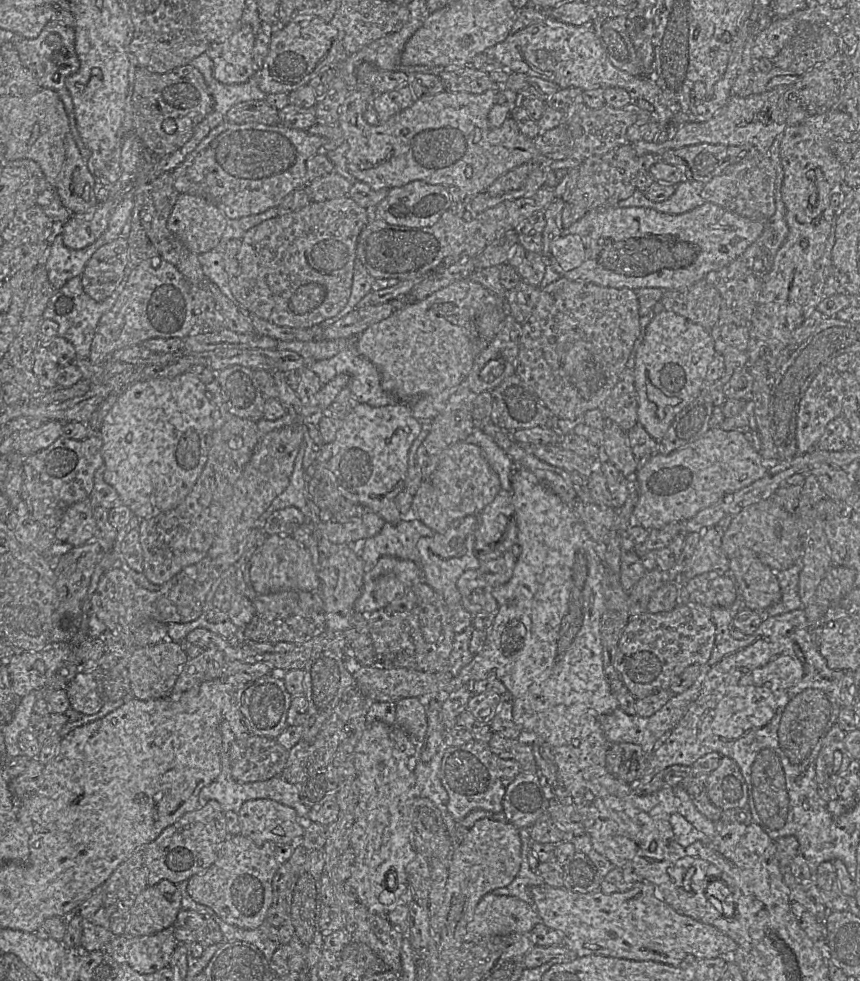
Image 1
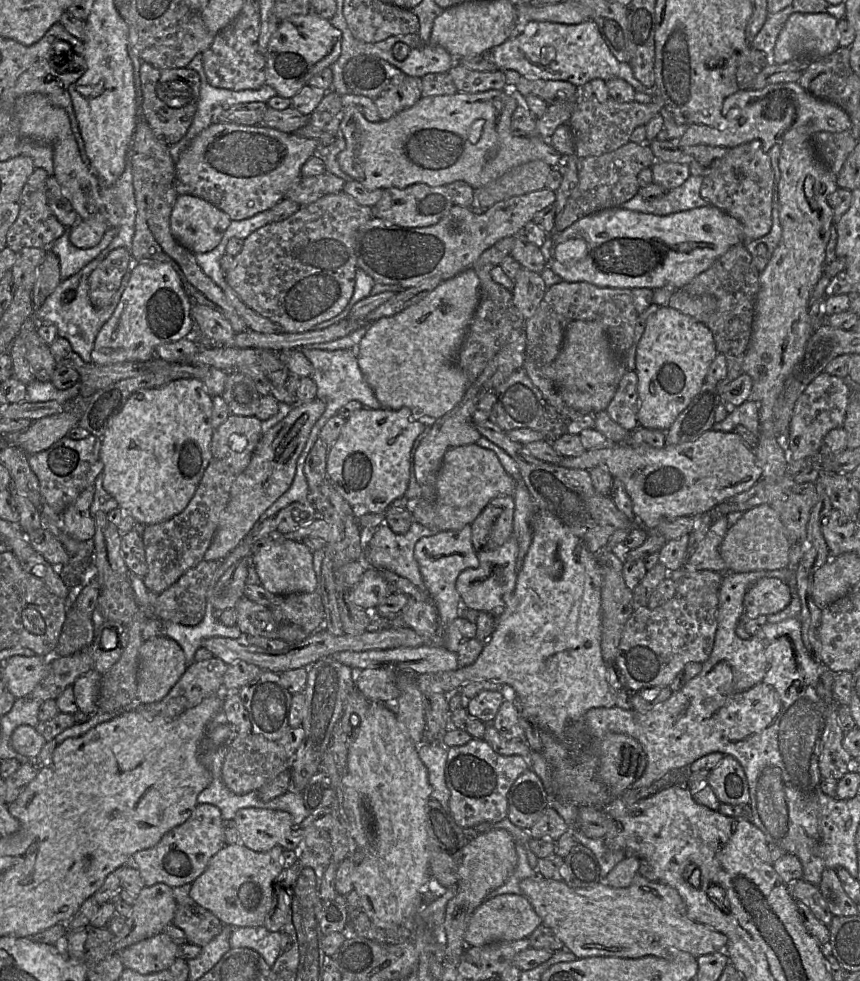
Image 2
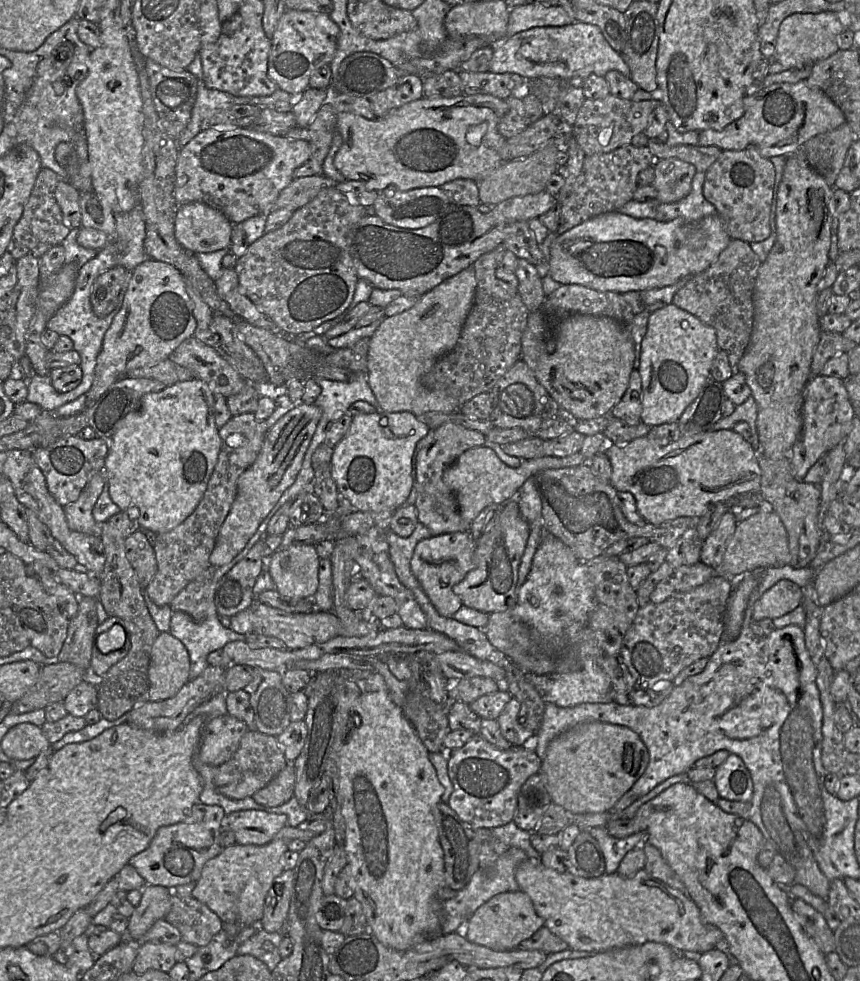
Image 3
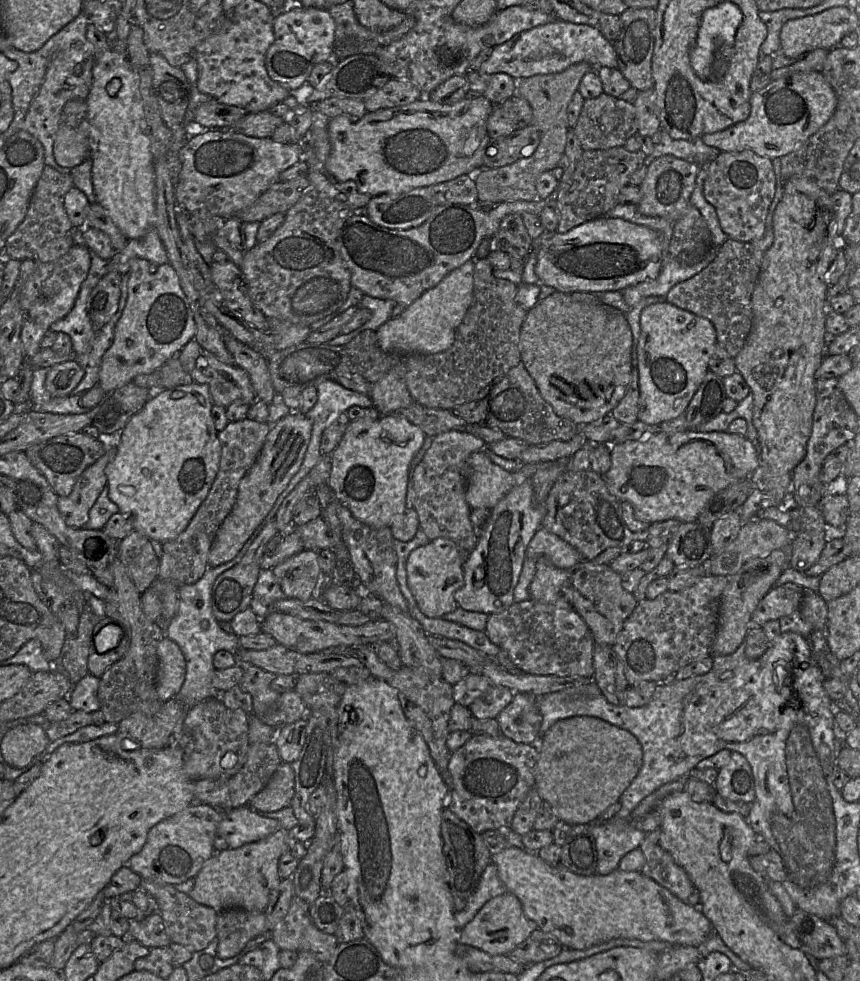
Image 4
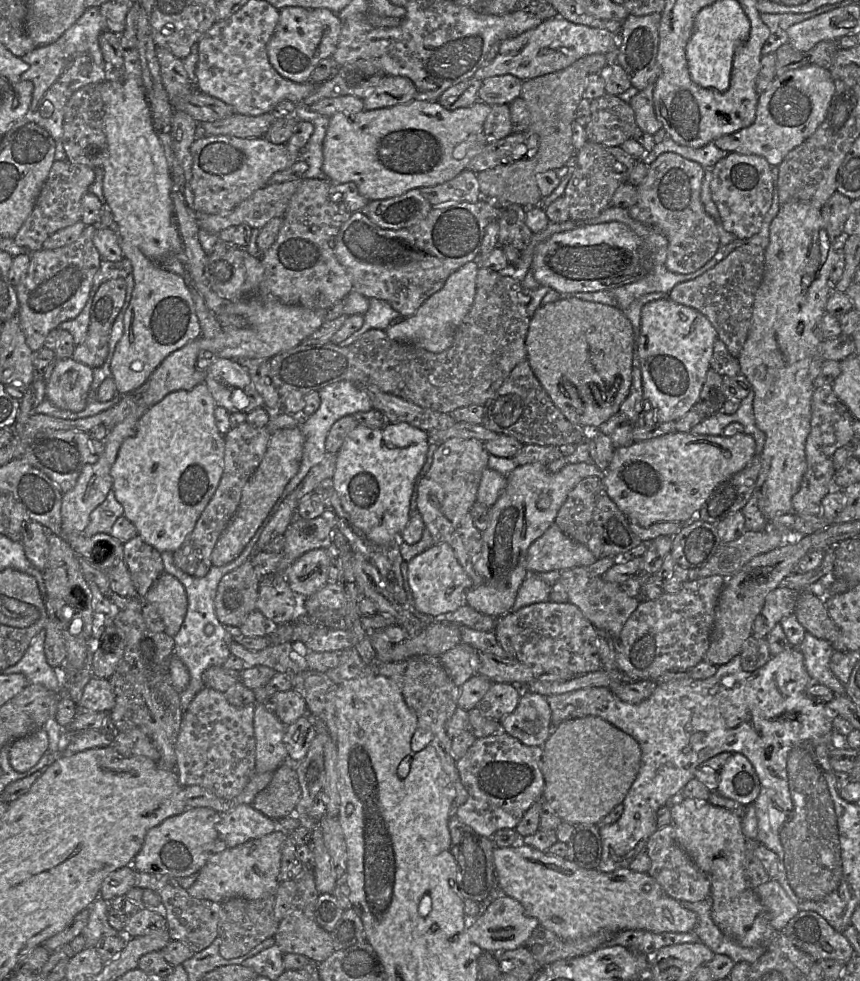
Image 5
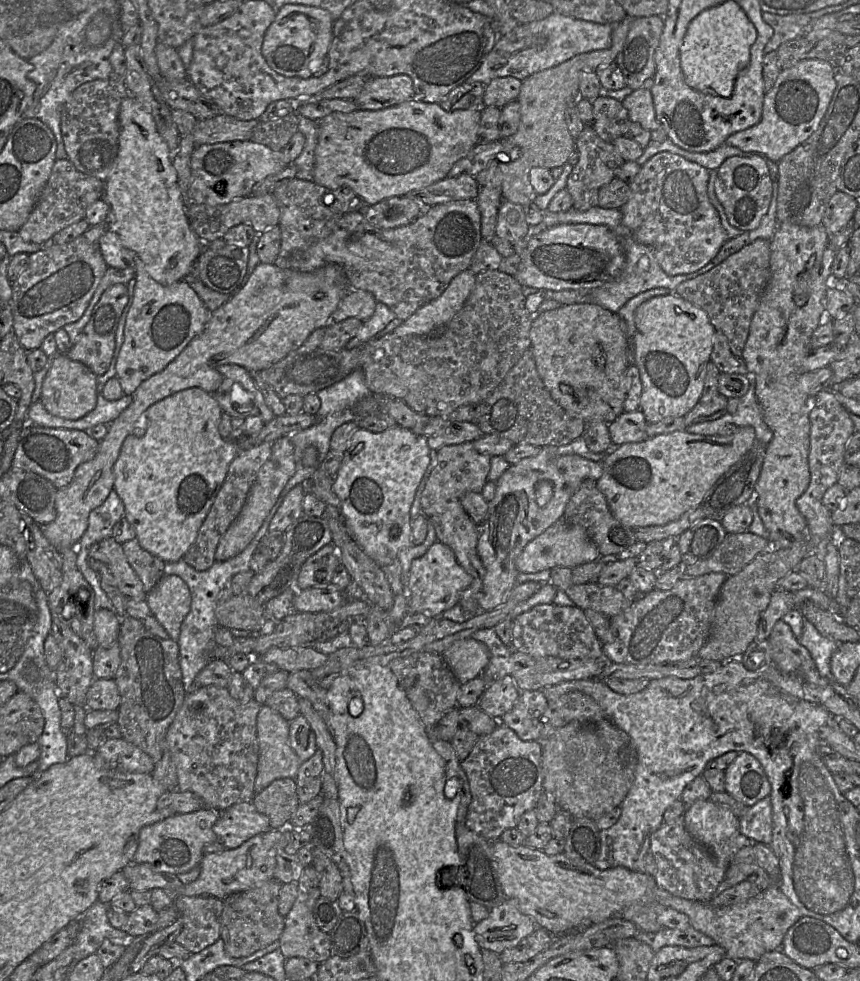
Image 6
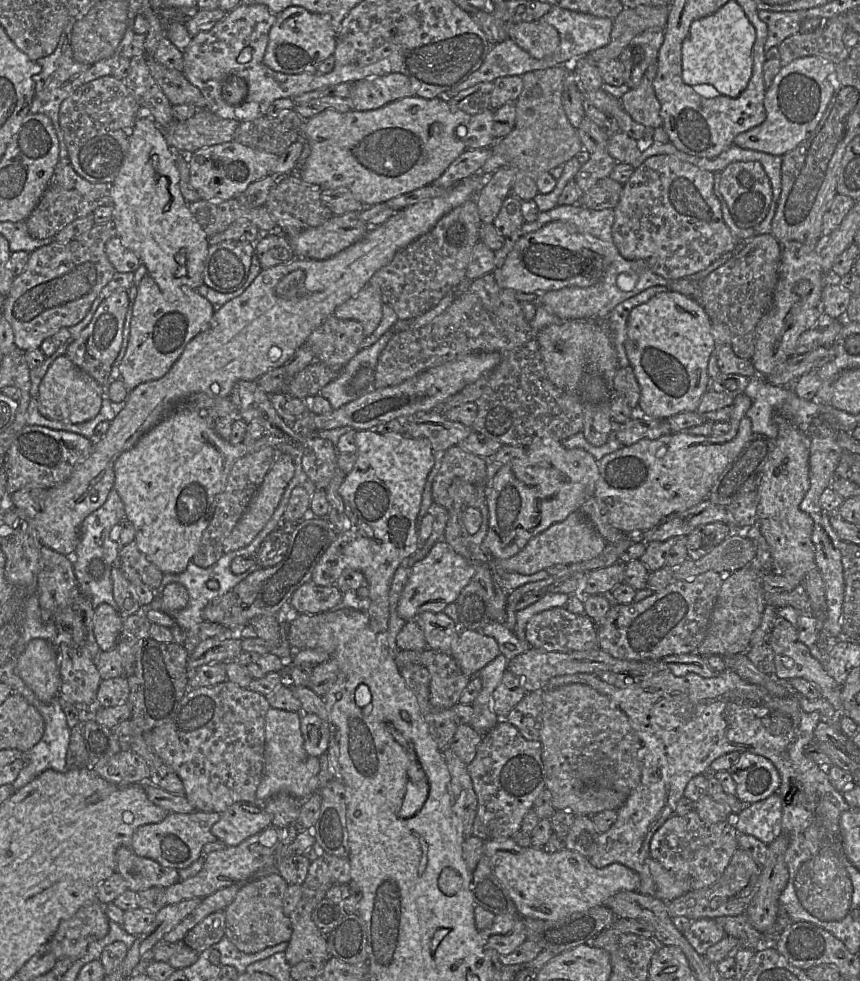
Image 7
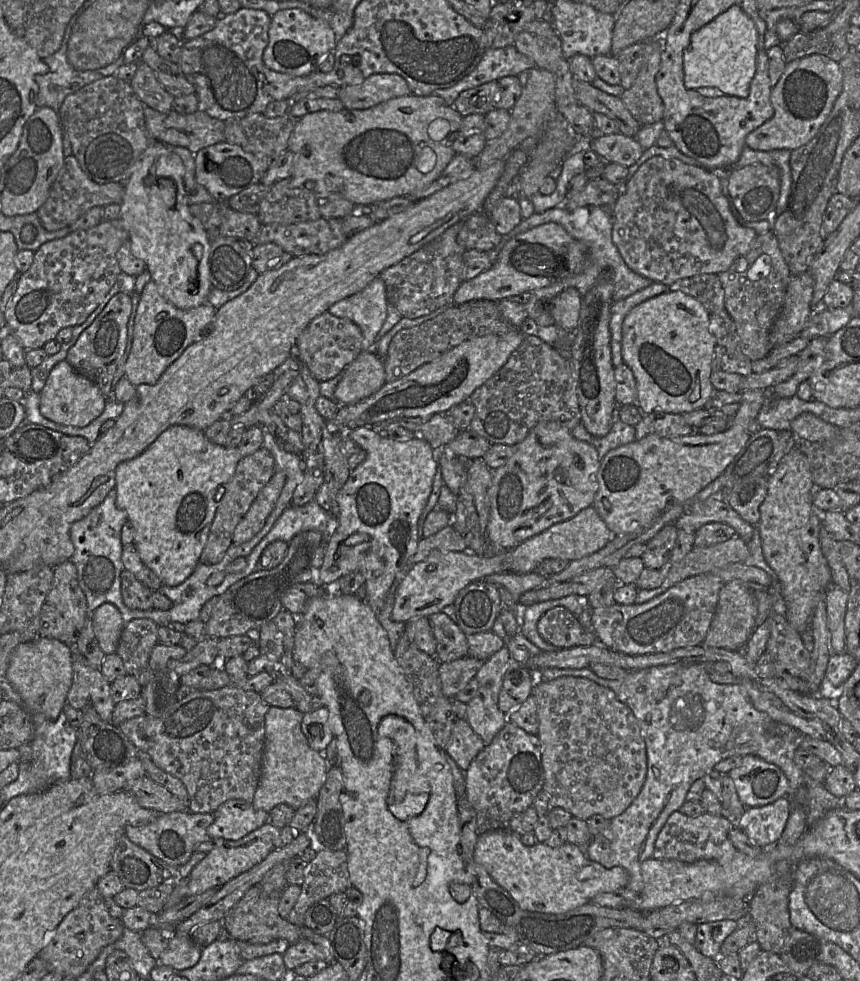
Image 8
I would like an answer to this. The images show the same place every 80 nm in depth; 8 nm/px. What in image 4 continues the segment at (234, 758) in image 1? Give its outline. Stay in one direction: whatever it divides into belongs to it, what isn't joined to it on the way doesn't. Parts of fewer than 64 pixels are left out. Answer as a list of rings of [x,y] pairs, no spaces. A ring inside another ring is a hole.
[[[251,743],[245,764],[234,776],[227,779],[205,778],[193,782],[195,801],[222,810],[233,810],[249,805],[250,800],[267,785],[281,763],[282,760],[274,743]]]

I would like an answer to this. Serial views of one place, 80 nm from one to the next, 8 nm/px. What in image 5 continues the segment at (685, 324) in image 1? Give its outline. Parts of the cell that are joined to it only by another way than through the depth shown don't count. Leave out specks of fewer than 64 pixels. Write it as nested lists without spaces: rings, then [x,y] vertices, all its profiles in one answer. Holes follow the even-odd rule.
[[[669,298],[652,301],[643,306],[638,339],[639,368],[643,388],[641,423],[653,426],[663,422],[677,421],[693,408],[710,369],[717,338],[717,331],[710,321],[693,308],[678,304]]]

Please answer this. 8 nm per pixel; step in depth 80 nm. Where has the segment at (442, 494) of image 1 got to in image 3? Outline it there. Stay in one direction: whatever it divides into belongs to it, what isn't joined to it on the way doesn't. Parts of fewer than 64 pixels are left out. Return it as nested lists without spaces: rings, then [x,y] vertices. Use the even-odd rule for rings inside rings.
[[[486,445],[470,448],[463,452],[443,473],[444,483],[454,493],[461,518],[469,525],[488,506],[502,505],[517,496],[522,485],[538,472],[579,466],[588,461],[575,453],[567,457],[543,456],[522,460],[517,468],[511,468],[500,460],[497,453]]]

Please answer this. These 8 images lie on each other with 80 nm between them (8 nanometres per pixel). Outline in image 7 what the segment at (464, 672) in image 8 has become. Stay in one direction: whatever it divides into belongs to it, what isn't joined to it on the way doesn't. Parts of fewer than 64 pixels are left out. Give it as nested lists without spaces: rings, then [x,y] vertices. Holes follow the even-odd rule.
[[[426,648],[424,650],[398,650],[395,655],[398,669],[410,663],[425,666],[430,673],[429,700],[437,709],[450,709],[471,678],[466,676],[450,653]]]

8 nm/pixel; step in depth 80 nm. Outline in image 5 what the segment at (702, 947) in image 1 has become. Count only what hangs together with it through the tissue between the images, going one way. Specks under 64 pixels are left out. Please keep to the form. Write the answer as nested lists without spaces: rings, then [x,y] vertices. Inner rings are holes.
[[[521,842],[510,847],[495,846],[493,858],[498,887],[502,893],[520,902],[525,912],[539,921],[538,926],[553,932],[561,940],[586,937],[600,930],[686,933],[693,931],[697,924],[697,915],[667,895],[647,873],[635,872],[629,868],[618,868],[608,873],[598,869],[584,869],[565,857],[550,855]]]

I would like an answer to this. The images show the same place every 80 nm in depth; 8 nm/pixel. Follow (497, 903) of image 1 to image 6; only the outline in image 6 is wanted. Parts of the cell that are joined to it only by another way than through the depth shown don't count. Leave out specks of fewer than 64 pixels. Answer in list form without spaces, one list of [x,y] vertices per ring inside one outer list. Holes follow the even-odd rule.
[[[512,899],[492,908],[489,916],[474,925],[475,939],[481,949],[497,954],[516,947],[538,927],[536,921],[523,914]]]

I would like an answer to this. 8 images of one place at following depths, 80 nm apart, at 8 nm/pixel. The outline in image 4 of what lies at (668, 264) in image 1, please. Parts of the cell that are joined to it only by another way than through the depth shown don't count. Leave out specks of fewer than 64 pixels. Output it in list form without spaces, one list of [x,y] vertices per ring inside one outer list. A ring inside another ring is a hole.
[[[598,217],[547,239],[538,249],[535,272],[540,283],[559,292],[602,293],[657,278],[662,260],[662,237],[657,231],[620,218]]]

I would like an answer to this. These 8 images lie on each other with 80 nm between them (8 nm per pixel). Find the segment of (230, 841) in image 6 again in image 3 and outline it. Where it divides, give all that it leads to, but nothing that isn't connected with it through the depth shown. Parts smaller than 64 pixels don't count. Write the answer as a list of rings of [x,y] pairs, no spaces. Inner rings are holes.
[[[251,809],[226,815],[222,826],[227,826],[234,832],[237,844],[265,845],[288,825],[287,821],[285,814]]]

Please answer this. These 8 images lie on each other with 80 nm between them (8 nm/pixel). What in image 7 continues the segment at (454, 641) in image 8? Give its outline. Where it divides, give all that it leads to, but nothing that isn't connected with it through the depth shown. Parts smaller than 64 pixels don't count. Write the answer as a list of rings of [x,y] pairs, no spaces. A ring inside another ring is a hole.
[[[425,611],[413,620],[423,629],[427,645],[433,650],[449,653],[459,637],[460,628],[444,612]]]

